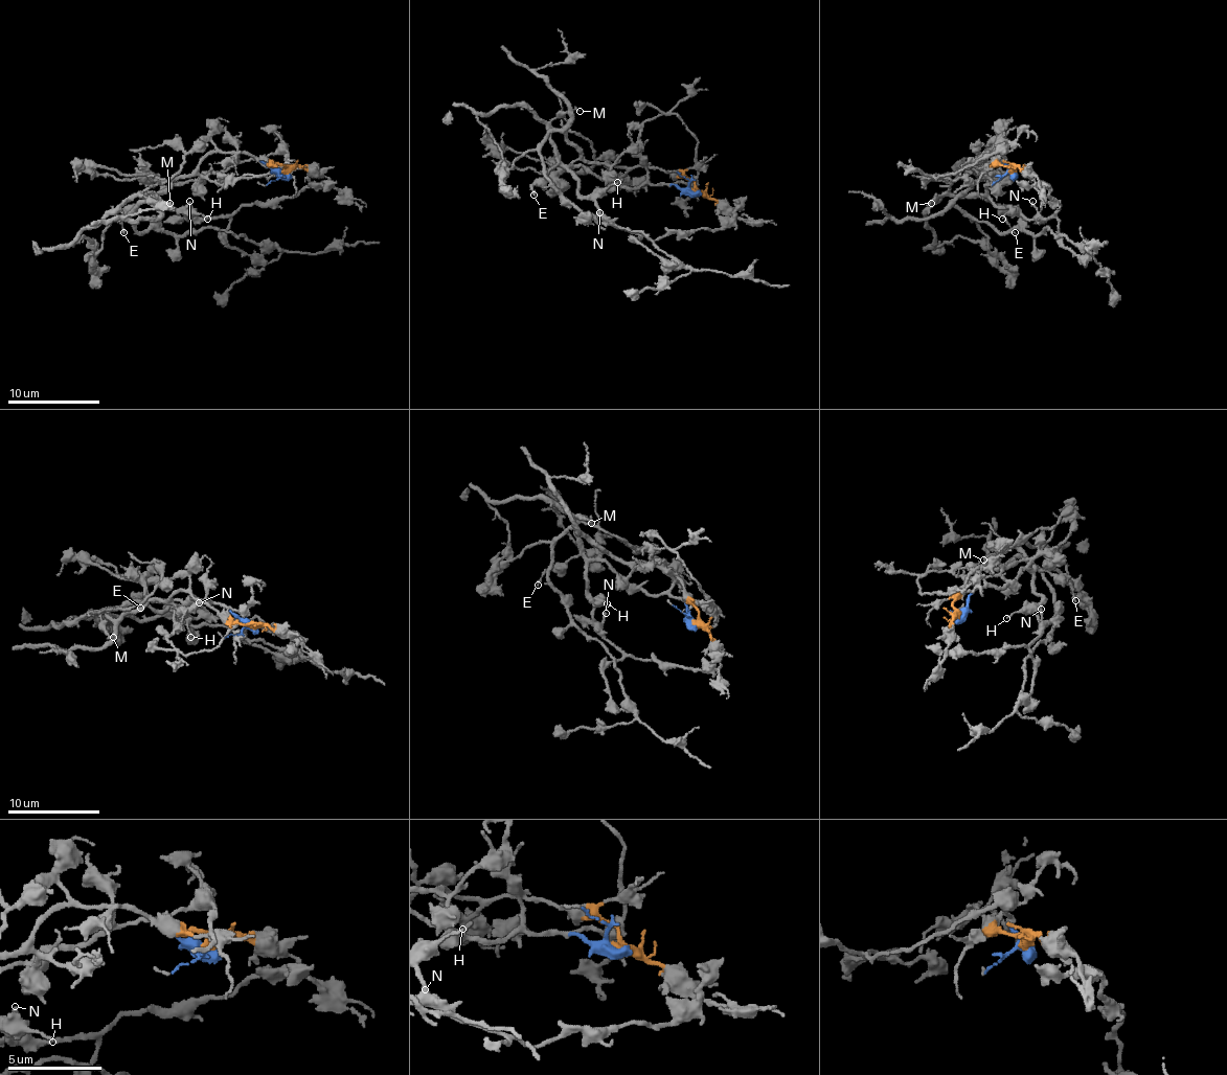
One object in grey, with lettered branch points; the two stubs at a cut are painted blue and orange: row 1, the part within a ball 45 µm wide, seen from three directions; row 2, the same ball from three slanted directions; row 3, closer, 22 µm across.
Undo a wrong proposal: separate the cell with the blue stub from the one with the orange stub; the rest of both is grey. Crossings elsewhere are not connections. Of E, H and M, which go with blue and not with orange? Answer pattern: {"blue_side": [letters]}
{"blue_side": ["E", "H", "M"]}

